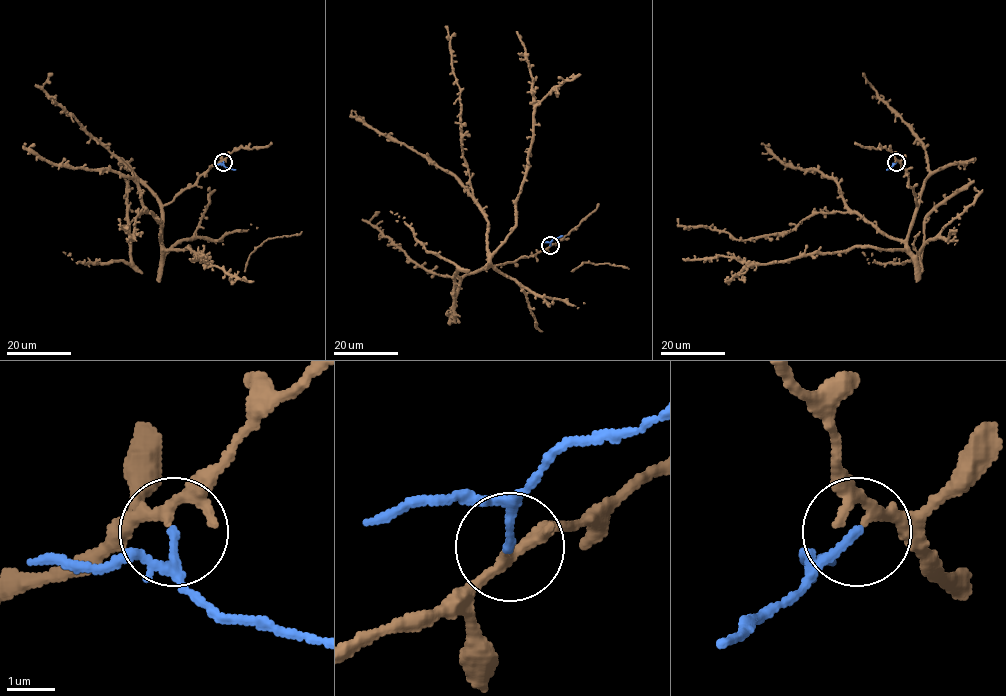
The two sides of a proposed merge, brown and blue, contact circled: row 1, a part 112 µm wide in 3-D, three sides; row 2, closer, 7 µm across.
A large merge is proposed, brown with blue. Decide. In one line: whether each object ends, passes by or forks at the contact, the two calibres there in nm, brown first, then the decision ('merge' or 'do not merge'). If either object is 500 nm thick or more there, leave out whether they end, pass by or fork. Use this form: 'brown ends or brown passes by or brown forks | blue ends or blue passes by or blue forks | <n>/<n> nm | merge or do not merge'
brown passes by | blue ends | 190/160 nm | do not merge

